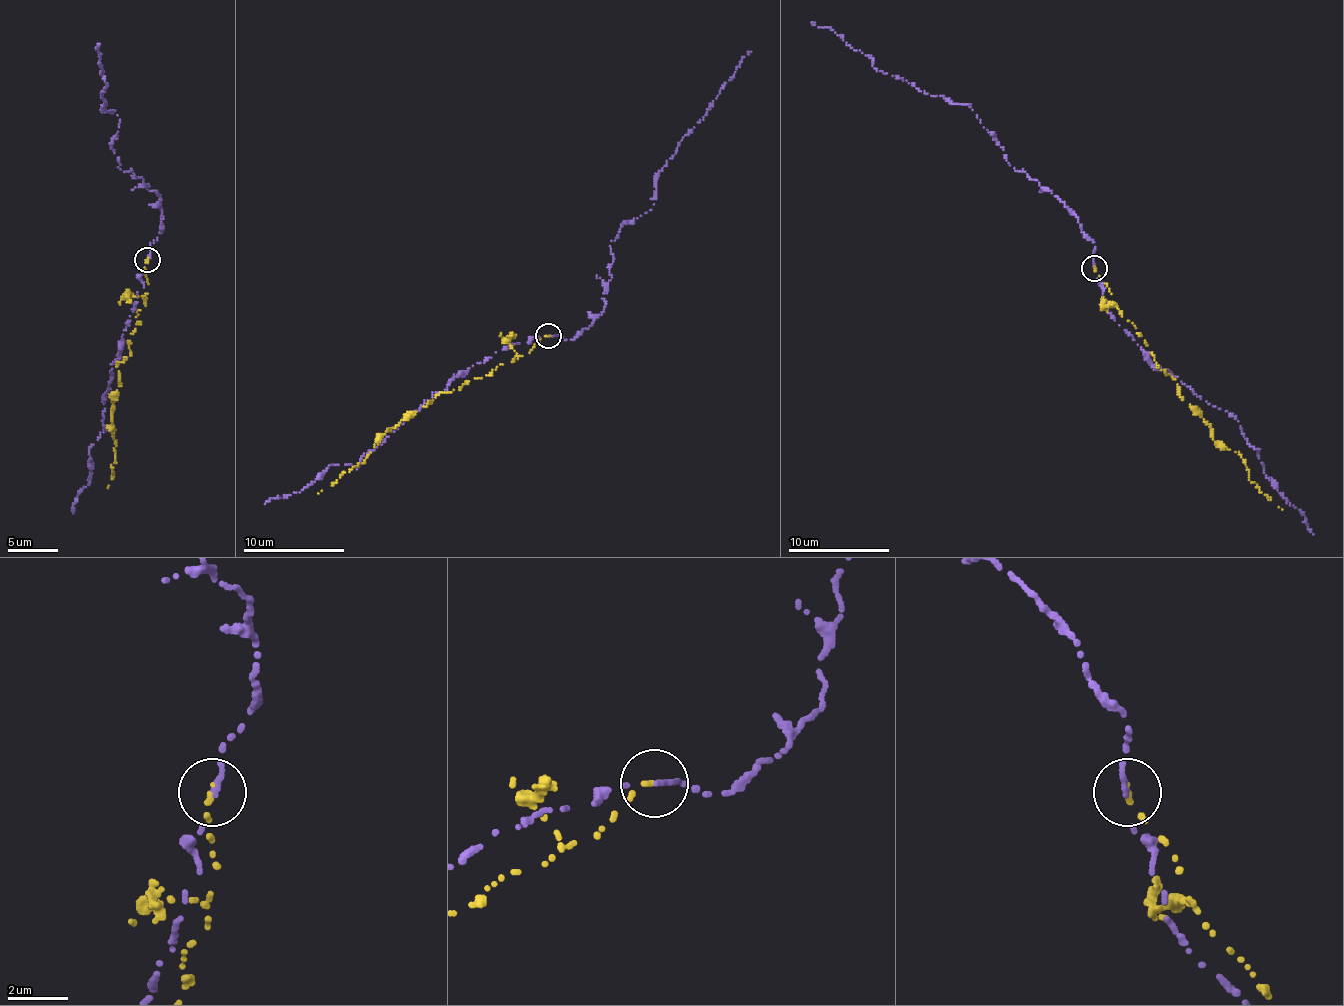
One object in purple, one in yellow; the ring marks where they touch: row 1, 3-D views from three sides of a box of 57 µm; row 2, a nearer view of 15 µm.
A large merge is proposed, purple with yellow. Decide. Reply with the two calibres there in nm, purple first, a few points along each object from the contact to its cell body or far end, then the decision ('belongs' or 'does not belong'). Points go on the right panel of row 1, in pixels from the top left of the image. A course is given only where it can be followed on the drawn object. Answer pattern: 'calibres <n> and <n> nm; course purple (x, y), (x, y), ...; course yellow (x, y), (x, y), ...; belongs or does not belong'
calibres 180 and 170 nm; course purple (1094, 269), (1094, 242), (1078, 217), (1010, 165), (969, 107), (876, 68), (833, 30), (811, 22); course yellow (1094, 269), (1158, 368), (1175, 379), (1179, 397), (1210, 427), (1210, 437), (1243, 460), (1249, 480), (1282, 509); does not belong

